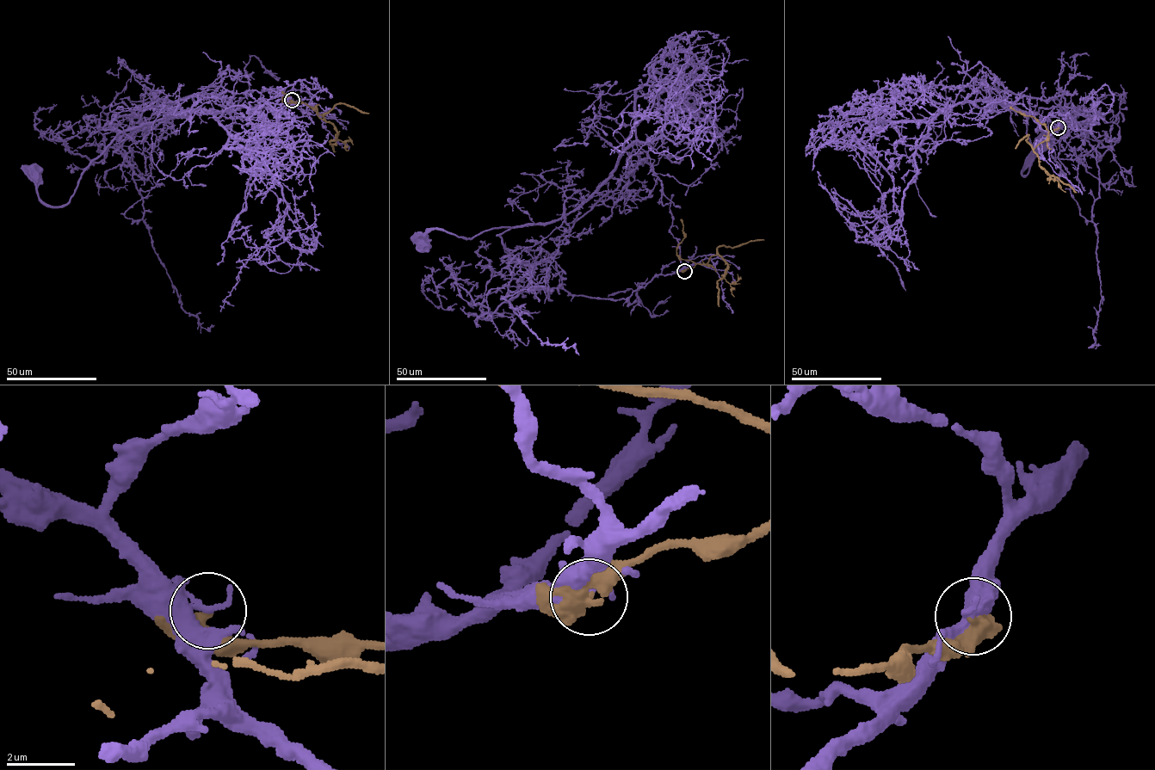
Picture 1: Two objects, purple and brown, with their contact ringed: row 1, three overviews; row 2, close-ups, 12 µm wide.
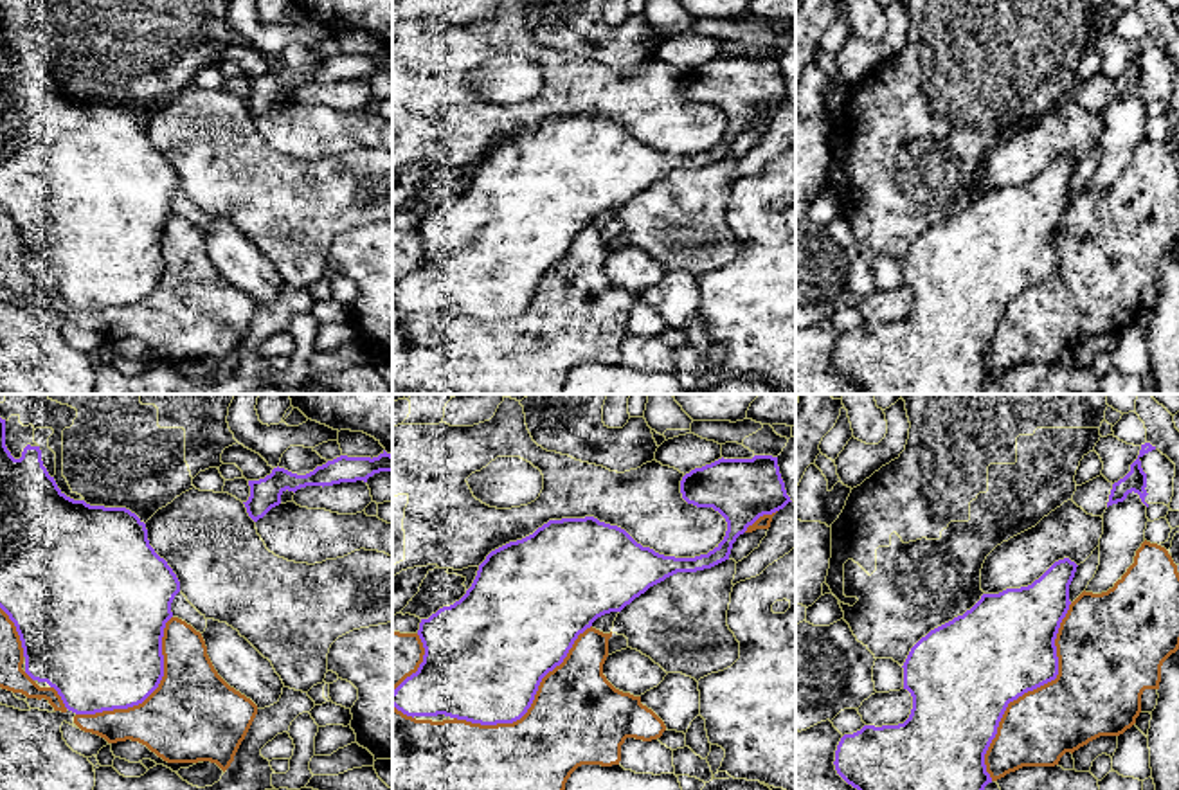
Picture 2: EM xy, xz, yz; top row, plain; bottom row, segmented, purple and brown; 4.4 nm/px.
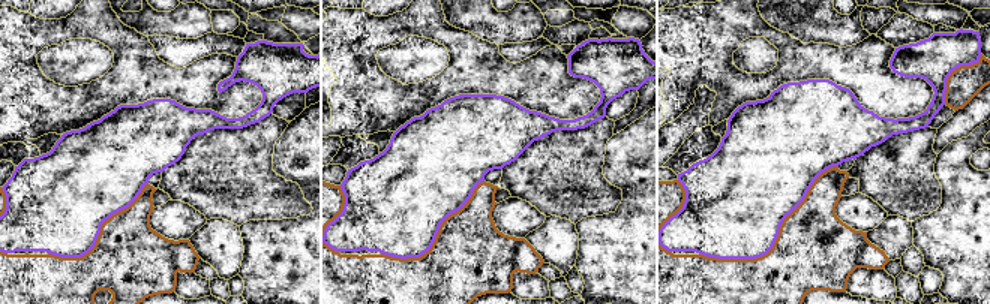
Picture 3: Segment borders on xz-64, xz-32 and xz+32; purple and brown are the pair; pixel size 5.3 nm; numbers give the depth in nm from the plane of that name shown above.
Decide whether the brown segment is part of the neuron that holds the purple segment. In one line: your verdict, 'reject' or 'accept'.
reject

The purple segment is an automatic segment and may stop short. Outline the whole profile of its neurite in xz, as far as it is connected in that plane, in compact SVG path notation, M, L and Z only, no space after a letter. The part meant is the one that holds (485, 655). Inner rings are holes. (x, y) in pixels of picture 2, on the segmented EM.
M772 455L722 457L695 468L682 477L680 493L688 504L713 507L727 522L724 540L707 554L664 556L594 516L549 520L533 534L491 551L459 601L421 619L423 662L392 691L392 705L412 718L445 714L481 725L520 720L542 678L563 662L578 635L598 617L621 612L677 572L697 572L729 560L733 543L749 525L792 502Z

